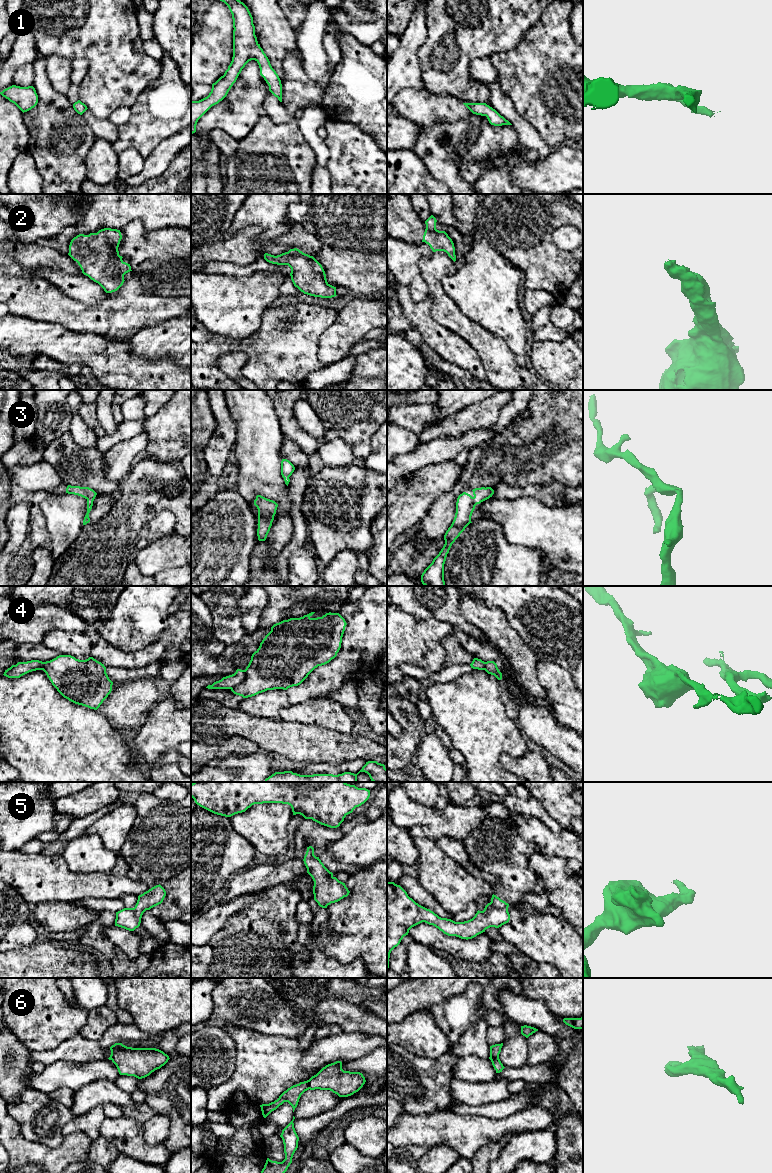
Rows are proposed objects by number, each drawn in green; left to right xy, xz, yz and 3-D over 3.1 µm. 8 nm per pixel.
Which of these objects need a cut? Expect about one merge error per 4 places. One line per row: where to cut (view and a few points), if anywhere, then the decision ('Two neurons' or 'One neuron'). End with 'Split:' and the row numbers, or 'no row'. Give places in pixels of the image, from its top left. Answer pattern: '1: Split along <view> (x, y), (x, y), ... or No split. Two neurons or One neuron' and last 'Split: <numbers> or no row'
1: No split. One neuron
2: No split. One neuron
3: No split. One neuron
4: Split along xz (245, 670), (245, 678), (231, 689). Two neurons
5: No split. One neuron
6: No split. One neuron
Split: 4

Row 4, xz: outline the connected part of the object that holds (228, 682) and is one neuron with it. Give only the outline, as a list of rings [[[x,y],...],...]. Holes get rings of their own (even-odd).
[[[237,669],[232,675],[223,677],[221,680],[208,685],[208,689],[232,689],[242,683],[246,678],[245,670]]]

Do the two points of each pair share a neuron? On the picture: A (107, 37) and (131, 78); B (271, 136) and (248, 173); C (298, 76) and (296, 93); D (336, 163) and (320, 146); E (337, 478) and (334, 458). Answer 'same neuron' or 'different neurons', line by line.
A: same neuron
B: same neuron
C: same neuron
D: different neurons
E: different neurons

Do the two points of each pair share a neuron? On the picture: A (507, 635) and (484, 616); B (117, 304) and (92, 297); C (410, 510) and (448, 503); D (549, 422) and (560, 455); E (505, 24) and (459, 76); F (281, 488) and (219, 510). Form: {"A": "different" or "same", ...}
{"A": "same", "B": "different", "C": "different", "D": "same", "E": "same", "F": "different"}

